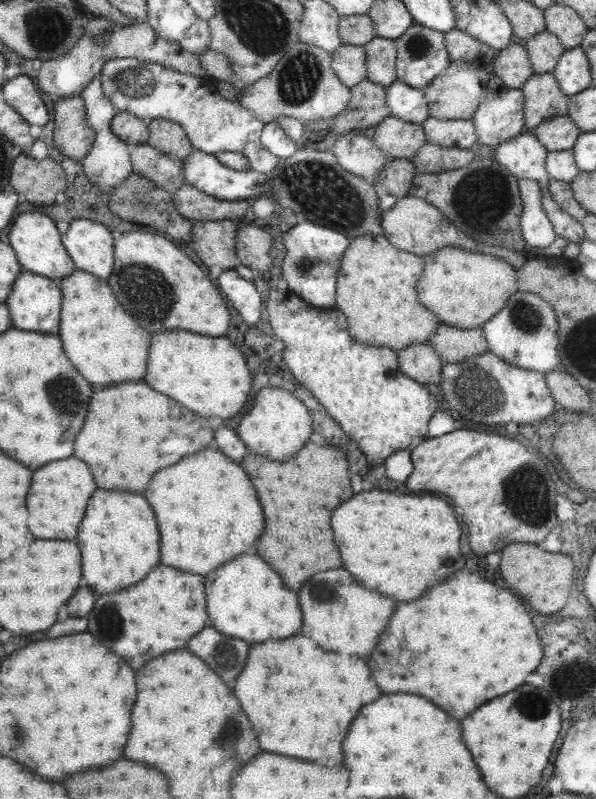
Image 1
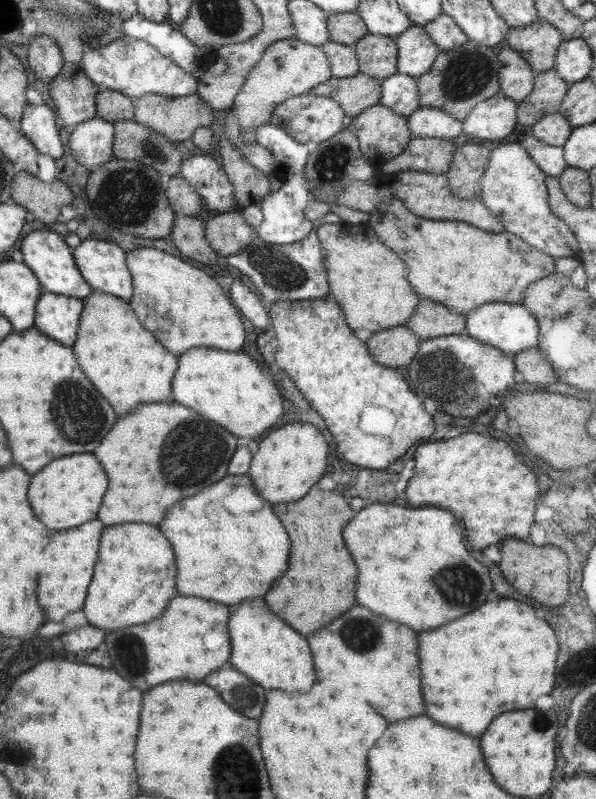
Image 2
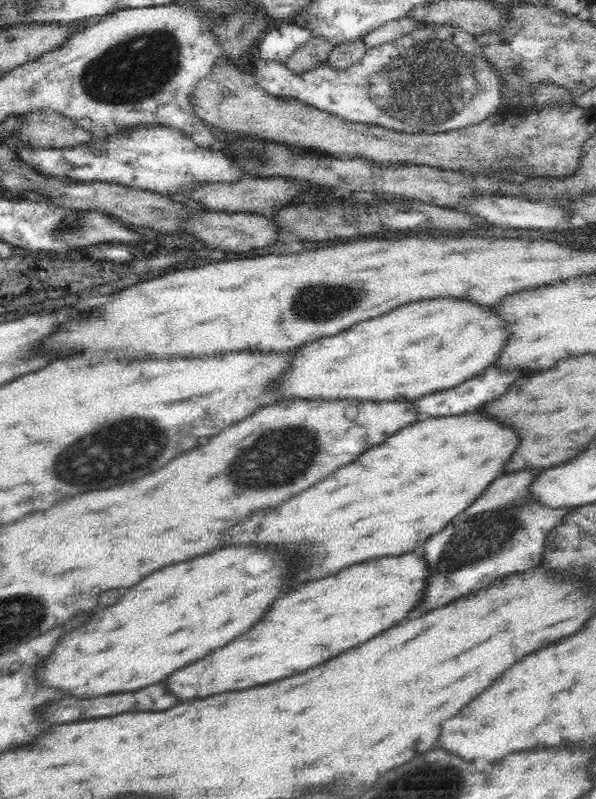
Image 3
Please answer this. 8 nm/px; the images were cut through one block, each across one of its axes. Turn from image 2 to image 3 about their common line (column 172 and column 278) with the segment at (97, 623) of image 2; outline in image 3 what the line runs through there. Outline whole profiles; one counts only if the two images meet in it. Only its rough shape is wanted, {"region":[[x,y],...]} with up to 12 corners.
{"region":[[290,560],[156,570],[36,668],[78,698],[156,684],[250,630]]}

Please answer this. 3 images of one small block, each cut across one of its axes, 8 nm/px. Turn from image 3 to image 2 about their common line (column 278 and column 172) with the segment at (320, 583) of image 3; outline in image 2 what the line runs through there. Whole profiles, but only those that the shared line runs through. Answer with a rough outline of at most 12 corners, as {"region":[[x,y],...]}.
{"region":[[175,596],[153,622],[105,632],[141,692],[229,665],[229,606]]}

